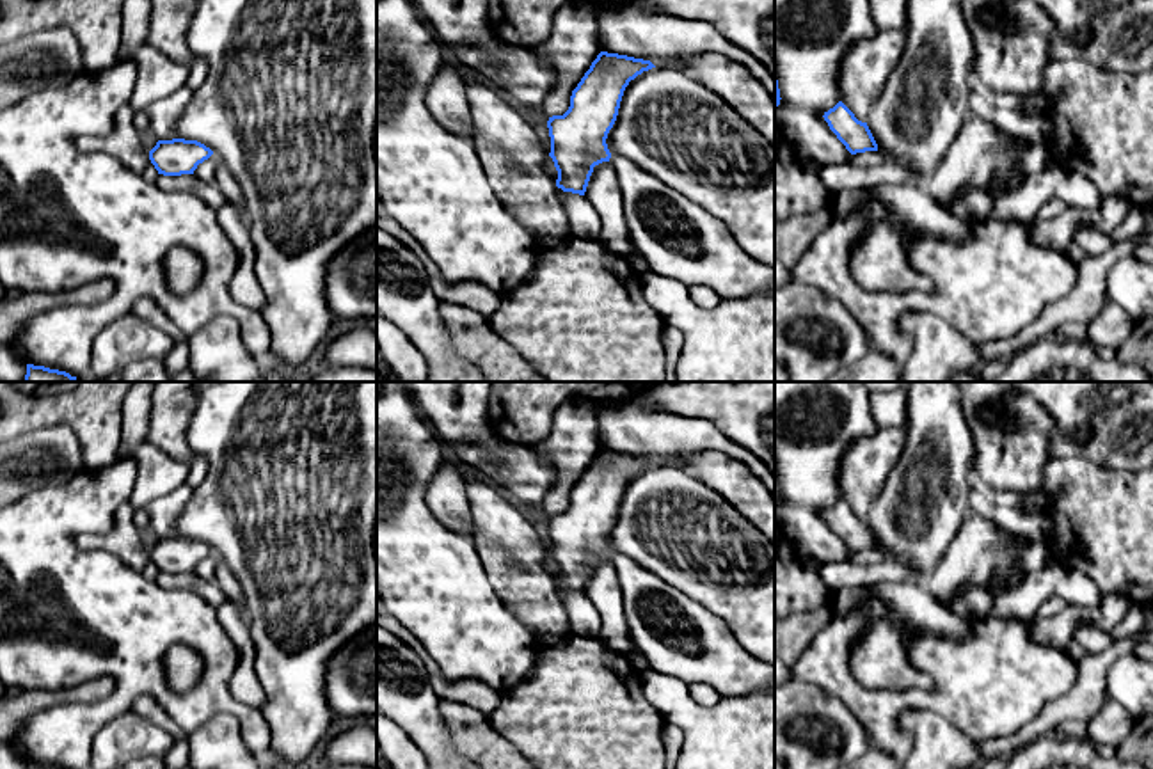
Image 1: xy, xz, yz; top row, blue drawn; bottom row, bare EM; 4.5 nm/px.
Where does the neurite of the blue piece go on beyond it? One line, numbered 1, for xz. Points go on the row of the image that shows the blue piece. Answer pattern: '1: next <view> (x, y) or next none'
1: next none

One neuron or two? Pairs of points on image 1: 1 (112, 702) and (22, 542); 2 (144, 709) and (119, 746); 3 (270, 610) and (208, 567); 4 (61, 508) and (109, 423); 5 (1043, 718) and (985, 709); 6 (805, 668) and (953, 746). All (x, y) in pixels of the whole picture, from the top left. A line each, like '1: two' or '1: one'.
1: one
2: two
3: two
4: two
5: two
6: two

